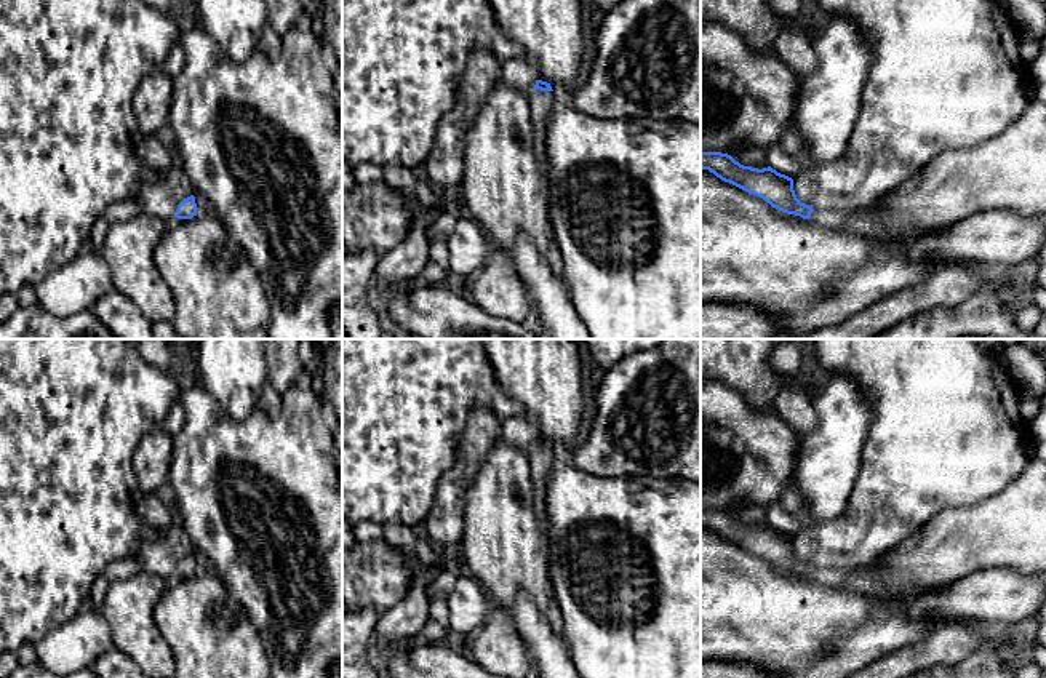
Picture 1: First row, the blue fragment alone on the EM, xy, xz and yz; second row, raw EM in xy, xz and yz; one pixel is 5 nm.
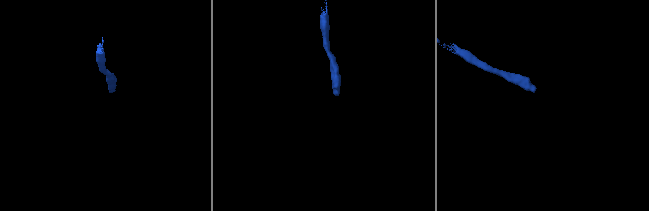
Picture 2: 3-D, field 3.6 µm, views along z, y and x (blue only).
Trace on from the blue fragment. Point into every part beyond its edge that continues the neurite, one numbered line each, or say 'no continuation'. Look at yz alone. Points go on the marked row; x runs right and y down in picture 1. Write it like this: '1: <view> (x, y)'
1: yz (869, 224)

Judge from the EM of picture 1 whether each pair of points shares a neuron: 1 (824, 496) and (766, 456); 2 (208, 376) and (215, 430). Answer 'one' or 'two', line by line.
1: two
2: two

